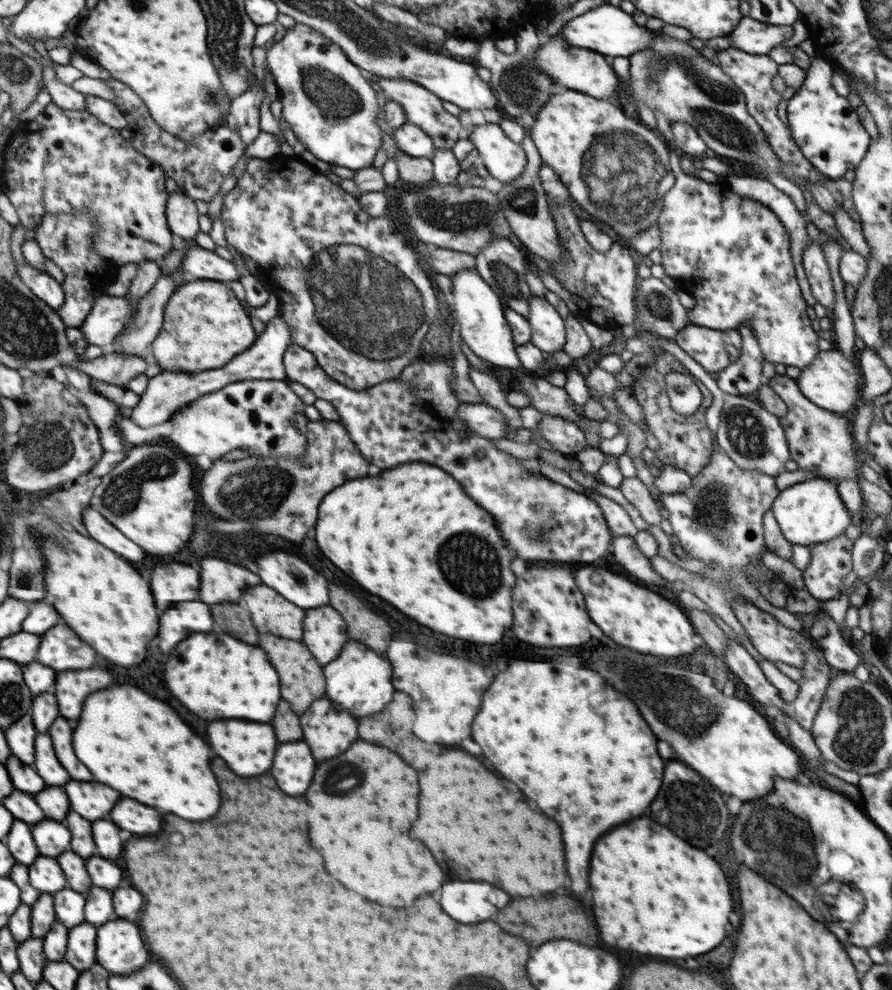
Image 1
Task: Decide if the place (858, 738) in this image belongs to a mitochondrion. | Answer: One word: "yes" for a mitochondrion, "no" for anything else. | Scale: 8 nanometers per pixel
yes

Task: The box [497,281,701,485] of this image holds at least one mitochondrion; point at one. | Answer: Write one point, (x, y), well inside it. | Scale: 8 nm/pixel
(657, 304)

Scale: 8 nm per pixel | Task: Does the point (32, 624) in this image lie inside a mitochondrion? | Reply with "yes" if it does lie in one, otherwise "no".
no

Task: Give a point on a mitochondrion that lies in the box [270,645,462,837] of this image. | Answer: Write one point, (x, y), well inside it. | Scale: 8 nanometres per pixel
(355, 773)

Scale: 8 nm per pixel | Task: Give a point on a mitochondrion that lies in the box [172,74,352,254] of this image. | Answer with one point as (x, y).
(210, 98)

